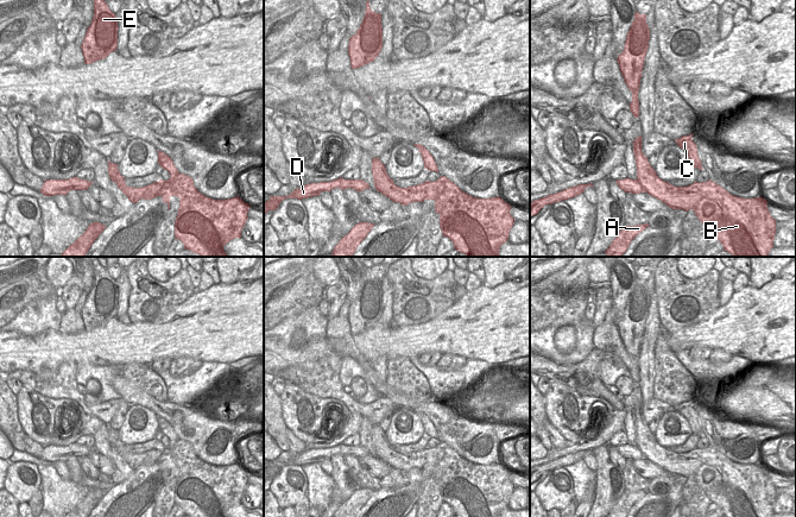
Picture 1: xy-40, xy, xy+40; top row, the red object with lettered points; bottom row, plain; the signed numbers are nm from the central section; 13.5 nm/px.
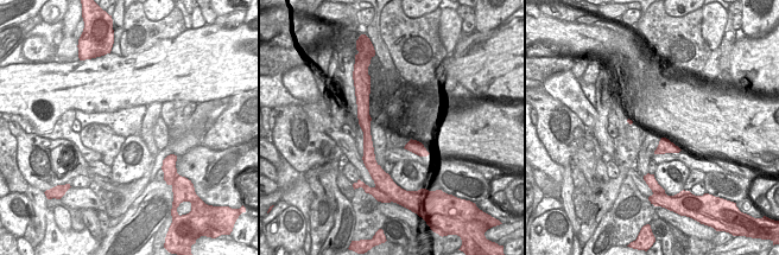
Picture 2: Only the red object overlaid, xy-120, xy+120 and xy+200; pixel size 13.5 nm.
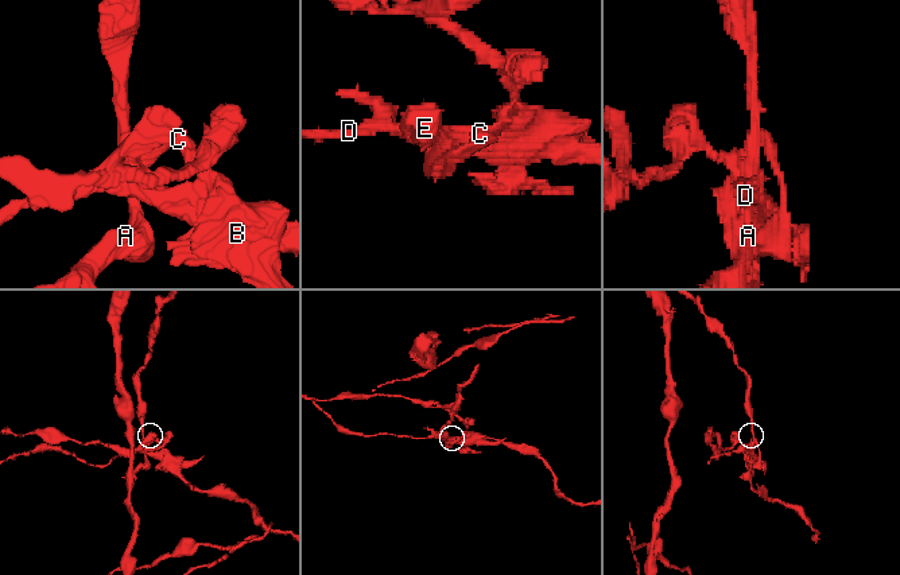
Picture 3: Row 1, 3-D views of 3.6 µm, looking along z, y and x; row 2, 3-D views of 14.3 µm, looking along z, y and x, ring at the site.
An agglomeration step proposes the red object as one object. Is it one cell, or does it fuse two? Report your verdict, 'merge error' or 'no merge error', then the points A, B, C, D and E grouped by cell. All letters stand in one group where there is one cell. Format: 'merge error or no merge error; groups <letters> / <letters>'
merge error; groups A B C E / D

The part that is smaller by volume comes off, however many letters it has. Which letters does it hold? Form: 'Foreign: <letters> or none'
Foreign: D

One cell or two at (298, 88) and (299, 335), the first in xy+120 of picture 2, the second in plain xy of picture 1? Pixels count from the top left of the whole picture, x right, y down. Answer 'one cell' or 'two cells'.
one cell

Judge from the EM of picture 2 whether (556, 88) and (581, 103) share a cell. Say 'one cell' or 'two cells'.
one cell

